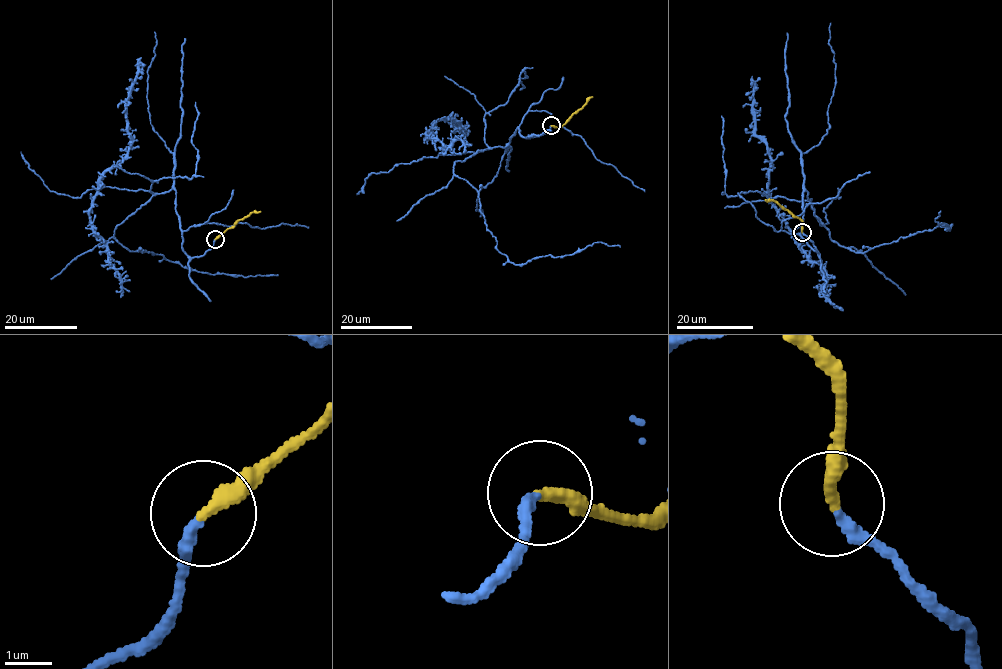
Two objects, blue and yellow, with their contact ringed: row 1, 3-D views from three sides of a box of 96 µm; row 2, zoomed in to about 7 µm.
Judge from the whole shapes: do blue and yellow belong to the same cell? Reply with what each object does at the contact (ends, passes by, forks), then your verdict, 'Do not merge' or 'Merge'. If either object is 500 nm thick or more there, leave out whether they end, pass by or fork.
At the ring blue ends. At the ring yellow ends. Merge

